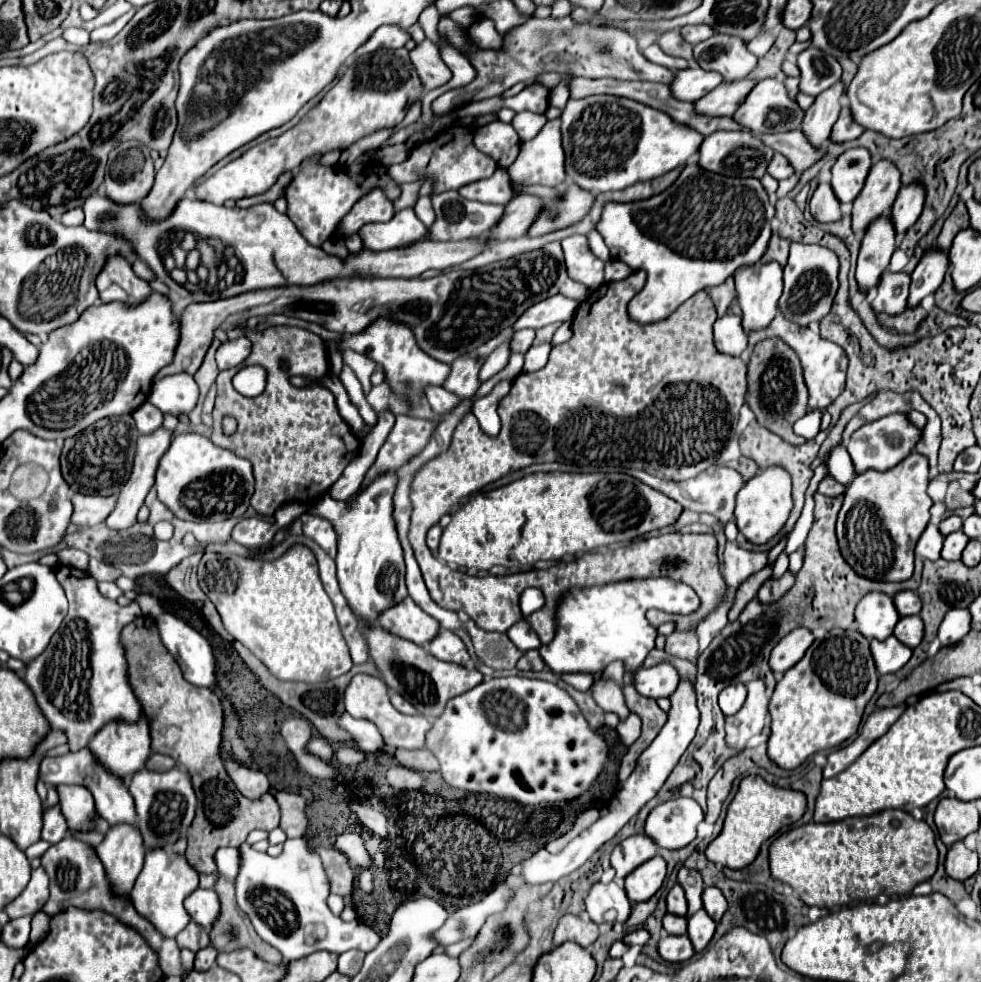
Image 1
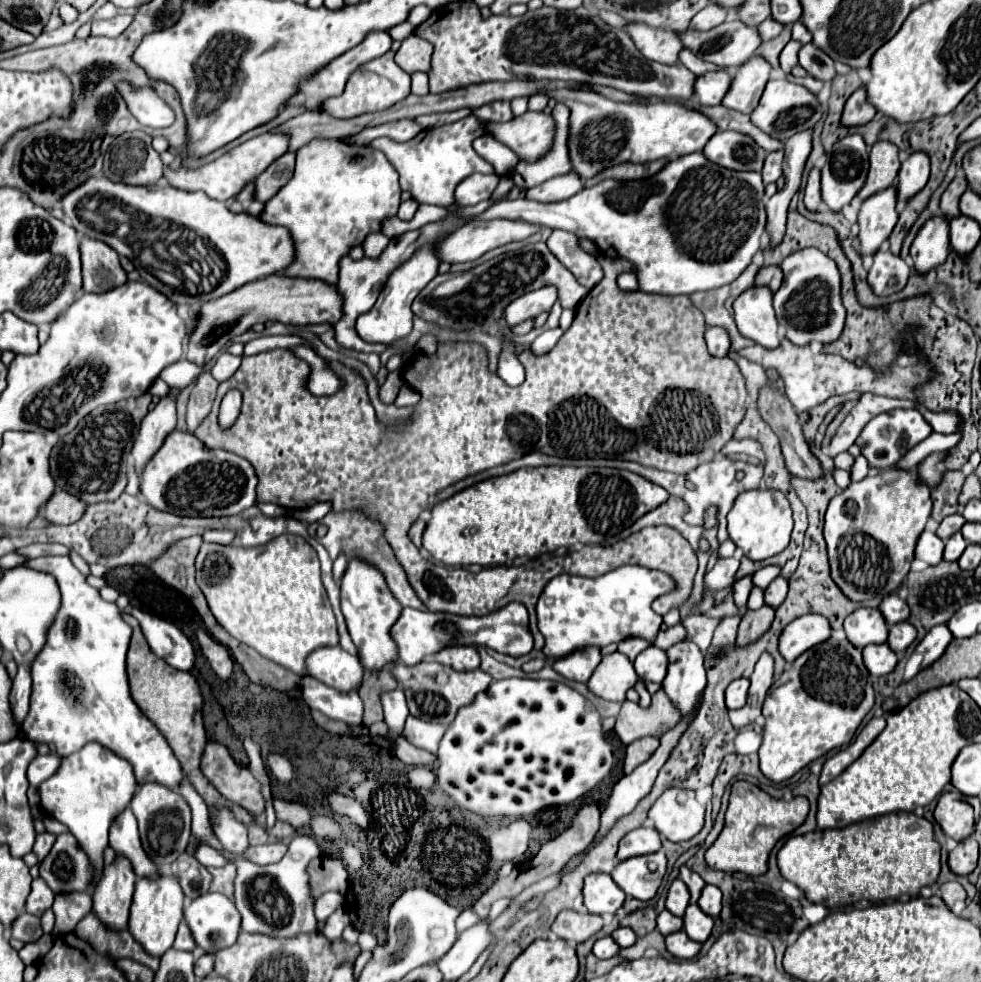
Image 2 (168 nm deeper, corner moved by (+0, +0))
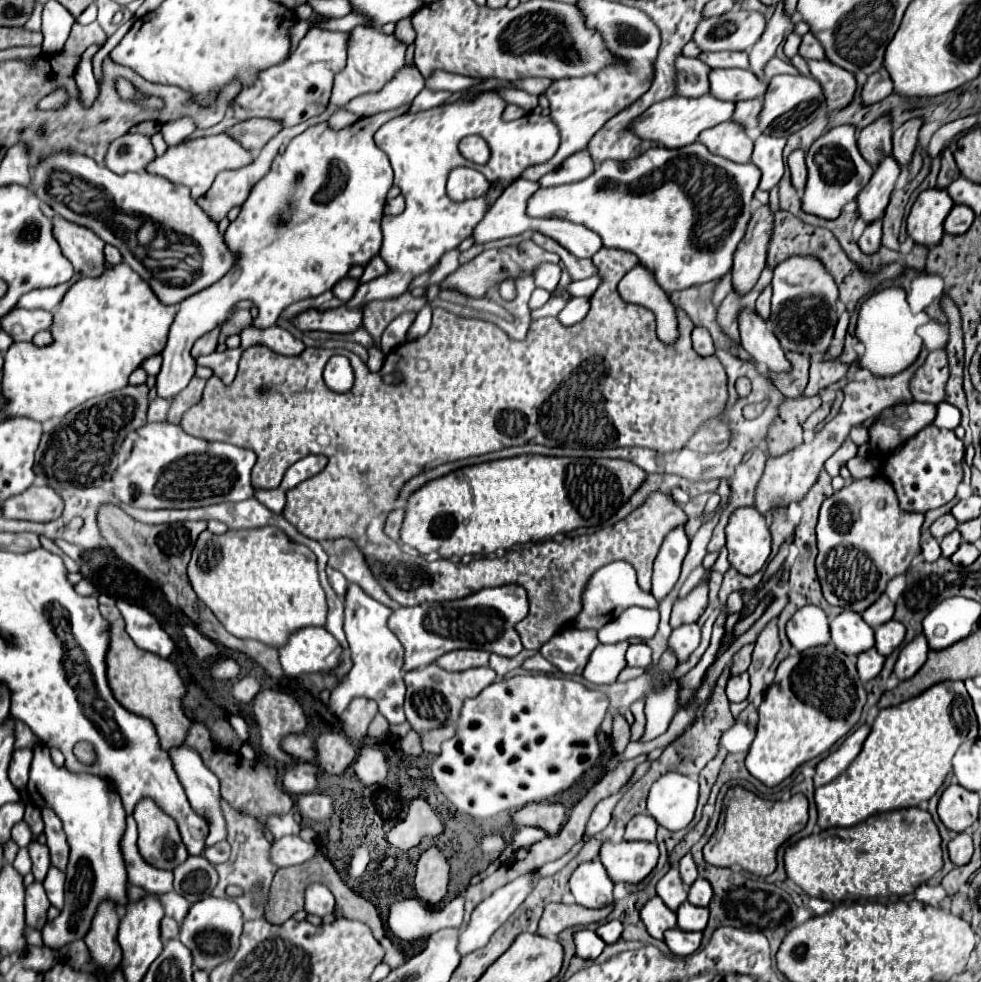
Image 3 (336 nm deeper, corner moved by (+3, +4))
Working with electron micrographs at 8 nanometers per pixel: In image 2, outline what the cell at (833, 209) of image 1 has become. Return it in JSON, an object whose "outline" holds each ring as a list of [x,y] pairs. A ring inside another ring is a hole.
{"outline":[[[813,168],[811,174],[809,174],[803,202],[805,202],[807,210],[811,210],[811,212],[823,210],[823,198],[821,198],[821,174],[819,174],[817,168]]]}

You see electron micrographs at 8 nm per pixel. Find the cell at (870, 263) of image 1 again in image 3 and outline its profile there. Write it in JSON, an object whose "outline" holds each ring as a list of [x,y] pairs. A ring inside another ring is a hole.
{"outline":[[[894,156],[880,160],[870,182],[856,198],[858,212],[864,218],[864,222],[874,222],[886,210],[894,184],[898,180],[898,174],[900,174],[900,166],[898,162],[894,162]]]}

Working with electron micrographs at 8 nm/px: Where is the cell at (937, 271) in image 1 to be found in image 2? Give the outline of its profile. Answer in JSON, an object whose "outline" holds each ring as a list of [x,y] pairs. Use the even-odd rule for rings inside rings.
{"outline":[[[943,216],[927,220],[911,244],[915,272],[927,274],[935,270],[947,260],[949,250],[949,222]]]}

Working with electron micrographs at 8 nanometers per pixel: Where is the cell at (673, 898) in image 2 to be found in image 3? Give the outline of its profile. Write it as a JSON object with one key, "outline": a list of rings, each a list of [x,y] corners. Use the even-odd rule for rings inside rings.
{"outline":[[[670,868],[656,884],[656,894],[664,900],[670,910],[678,910],[678,906],[688,898],[688,890],[680,880],[678,868]]]}

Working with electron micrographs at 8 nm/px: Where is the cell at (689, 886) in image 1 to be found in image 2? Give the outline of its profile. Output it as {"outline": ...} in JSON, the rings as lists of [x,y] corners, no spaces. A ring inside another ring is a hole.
{"outline":[[[681,866],[679,878],[681,878],[681,880],[687,884],[687,888],[689,888],[689,892],[691,892],[691,902],[695,904],[695,902],[699,900],[699,896],[701,896],[701,890],[703,890],[703,886],[705,886],[703,878],[701,878],[699,874],[695,874],[693,870],[689,870],[687,866]]]}

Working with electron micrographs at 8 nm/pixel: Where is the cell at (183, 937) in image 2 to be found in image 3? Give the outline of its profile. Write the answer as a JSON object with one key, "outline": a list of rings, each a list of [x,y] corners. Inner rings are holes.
{"outline":[[[164,916],[162,922],[160,922],[160,934],[162,934],[164,942],[168,942],[170,938],[176,938],[178,936],[178,924],[176,924],[176,920]]]}

